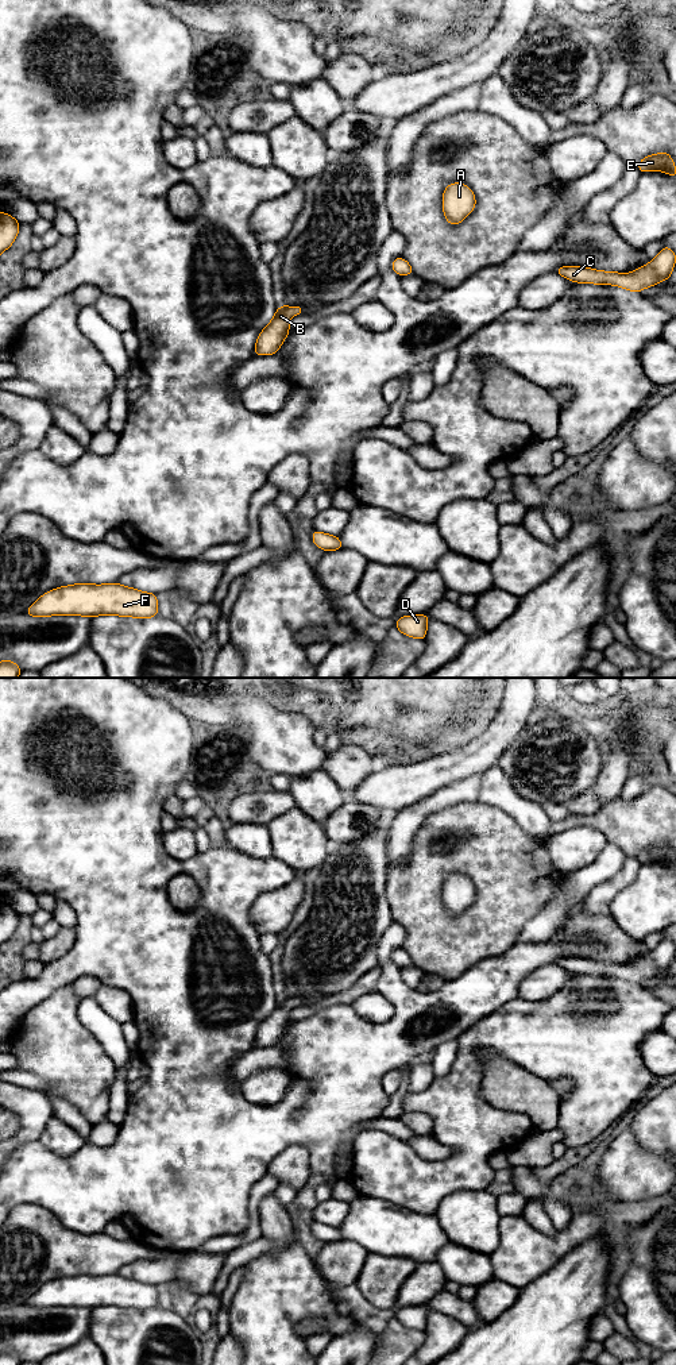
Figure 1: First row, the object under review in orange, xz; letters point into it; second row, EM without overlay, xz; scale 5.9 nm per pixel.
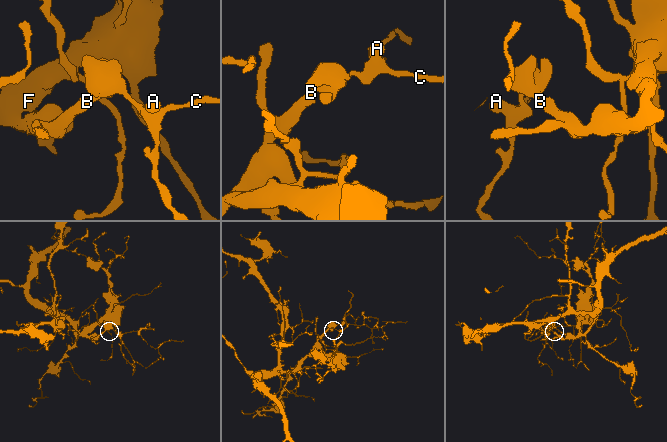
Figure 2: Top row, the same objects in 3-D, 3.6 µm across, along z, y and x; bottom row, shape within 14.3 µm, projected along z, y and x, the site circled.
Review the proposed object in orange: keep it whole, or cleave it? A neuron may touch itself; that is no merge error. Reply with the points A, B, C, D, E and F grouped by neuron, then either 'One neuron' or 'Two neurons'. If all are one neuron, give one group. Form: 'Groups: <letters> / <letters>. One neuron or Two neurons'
Groups: A B C D E F. One neuron

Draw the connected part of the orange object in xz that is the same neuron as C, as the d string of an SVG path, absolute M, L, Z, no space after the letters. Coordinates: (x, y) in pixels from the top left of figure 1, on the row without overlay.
M664 937L656 949L646 957L637 959L633 964L602 963L583 957L563 957L555 964L575 975L614 976L631 983L642 983L645 979L669 971L675 953L673 941Z

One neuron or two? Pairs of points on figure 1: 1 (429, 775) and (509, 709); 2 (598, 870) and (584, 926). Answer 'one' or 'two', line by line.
1: one
2: two

